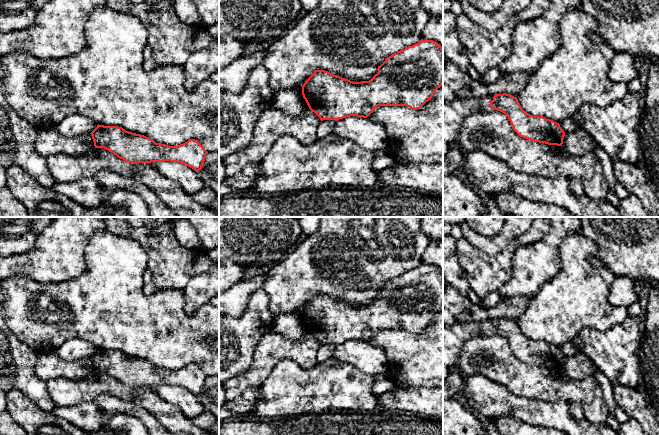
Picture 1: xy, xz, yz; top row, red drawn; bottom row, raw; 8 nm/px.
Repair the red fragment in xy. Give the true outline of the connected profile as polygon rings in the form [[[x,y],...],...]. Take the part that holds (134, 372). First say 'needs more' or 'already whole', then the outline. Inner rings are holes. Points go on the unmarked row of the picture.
already whole; [[[98,348],[90,358],[95,372],[104,372],[132,388],[170,385],[182,387],[198,396],[208,377],[195,363],[168,370],[118,350]]]

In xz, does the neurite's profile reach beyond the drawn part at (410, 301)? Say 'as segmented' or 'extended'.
as segmented

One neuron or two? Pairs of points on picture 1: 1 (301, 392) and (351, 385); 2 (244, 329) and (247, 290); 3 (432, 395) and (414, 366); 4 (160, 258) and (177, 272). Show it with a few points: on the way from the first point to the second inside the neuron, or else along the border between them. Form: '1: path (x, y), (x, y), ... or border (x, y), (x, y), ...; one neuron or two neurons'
1: path (313, 392), (332, 393), (339, 387); one neuron
2: border (261, 287), (250, 295), (239, 316), (229, 316); two neurons
3: border (432, 386), (403, 387); two neurons
4: path (164, 259), (173, 268); one neuron

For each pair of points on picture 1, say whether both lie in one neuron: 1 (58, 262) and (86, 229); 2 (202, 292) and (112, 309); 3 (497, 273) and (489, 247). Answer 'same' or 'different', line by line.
1: same
2: different
3: different

